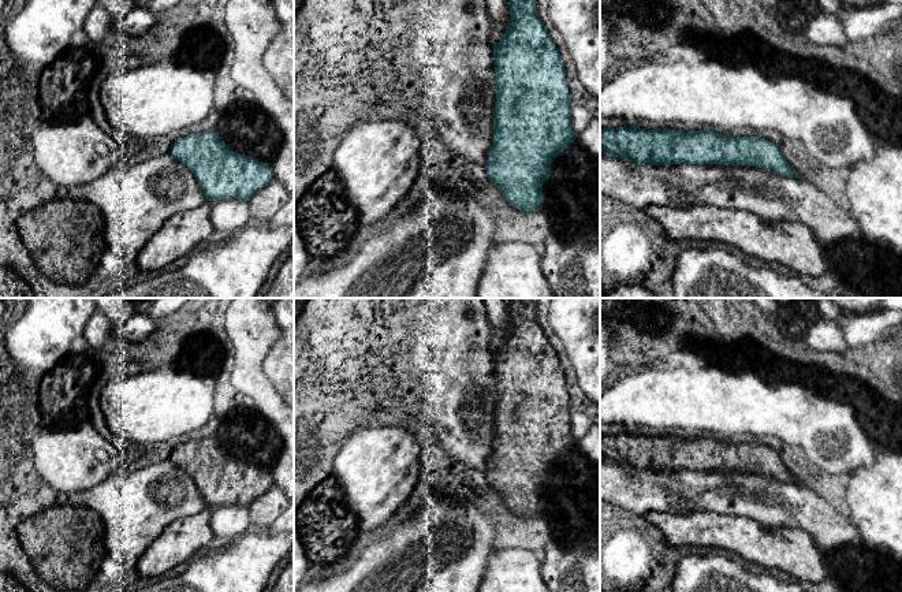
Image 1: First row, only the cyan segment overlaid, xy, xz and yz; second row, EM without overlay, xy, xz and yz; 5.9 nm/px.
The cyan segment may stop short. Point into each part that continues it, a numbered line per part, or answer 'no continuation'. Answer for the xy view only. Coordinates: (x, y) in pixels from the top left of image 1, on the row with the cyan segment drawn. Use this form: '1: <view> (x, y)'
no continuation

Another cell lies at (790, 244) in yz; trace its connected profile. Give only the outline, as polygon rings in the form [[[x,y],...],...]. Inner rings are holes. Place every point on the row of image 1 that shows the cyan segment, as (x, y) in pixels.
[[[655,205],[644,212],[663,227],[672,242],[728,245],[765,264],[787,267],[801,278],[817,278],[830,268],[824,254],[825,245],[801,221],[769,223],[748,211],[713,205]]]

